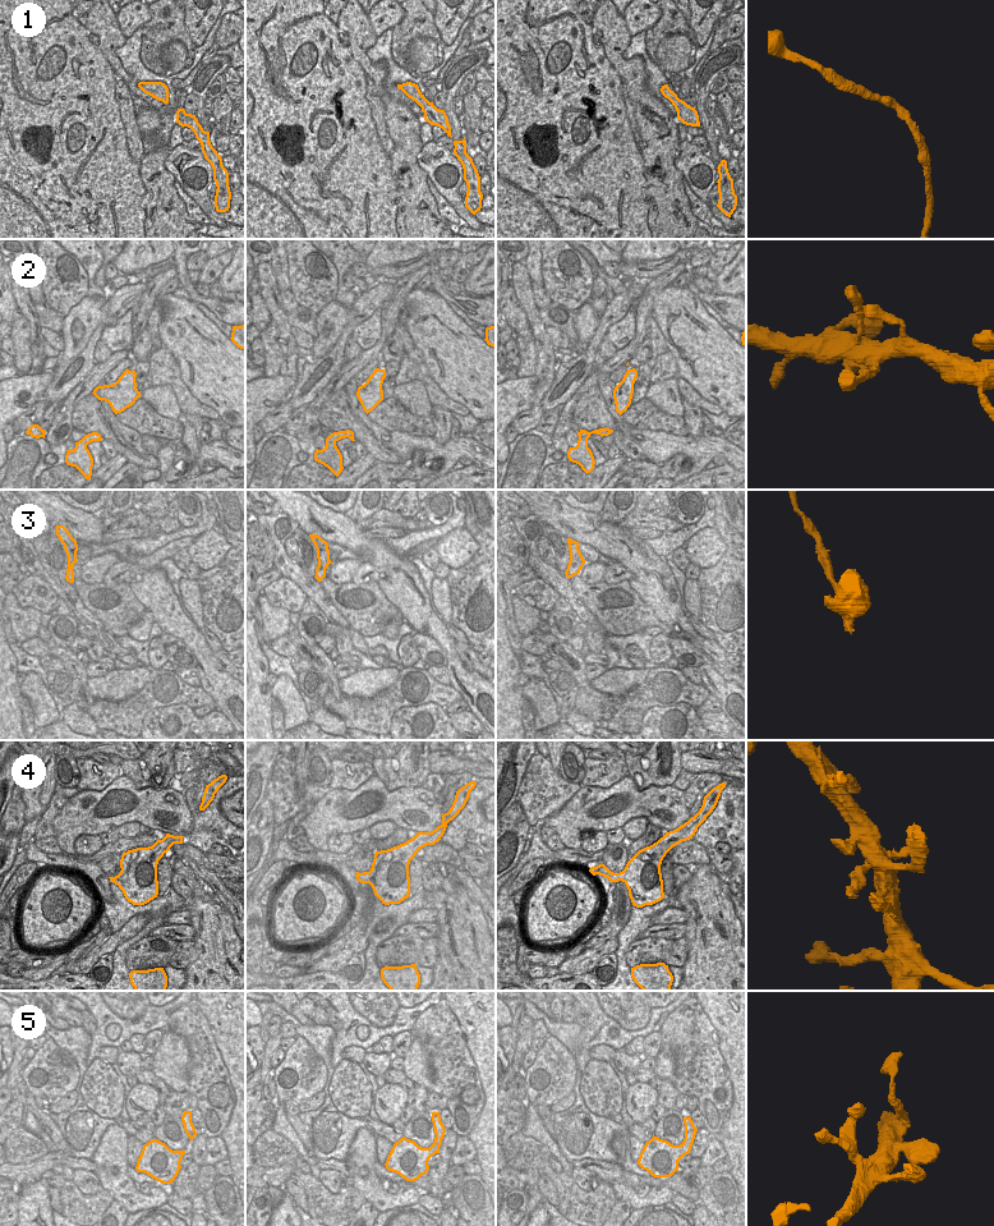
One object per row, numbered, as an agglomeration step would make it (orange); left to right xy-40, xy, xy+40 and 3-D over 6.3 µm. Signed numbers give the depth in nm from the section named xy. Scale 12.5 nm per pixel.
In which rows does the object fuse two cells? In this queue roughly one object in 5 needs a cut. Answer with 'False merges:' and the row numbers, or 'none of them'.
False merges: 3

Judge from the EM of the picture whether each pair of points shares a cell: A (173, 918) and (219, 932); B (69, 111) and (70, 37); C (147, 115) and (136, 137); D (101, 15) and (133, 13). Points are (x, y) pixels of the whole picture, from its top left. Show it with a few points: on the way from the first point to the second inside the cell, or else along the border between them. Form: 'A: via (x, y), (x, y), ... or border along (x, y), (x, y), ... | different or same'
A: border along (185, 908), (189, 912), (191, 923) | different
B: via (69, 93), (69, 55) | same
C: border along (134, 115), (142, 137) | different
D: border along (115, 14), (119, 30), (125, 38) | different

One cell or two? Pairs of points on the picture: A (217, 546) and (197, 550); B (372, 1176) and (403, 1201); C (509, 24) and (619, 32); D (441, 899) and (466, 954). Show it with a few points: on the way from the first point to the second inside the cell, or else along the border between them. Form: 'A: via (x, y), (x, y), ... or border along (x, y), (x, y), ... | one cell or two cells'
A: via (212, 546), (202, 550) | one cell
B: via (373, 1185), (389, 1201), (394, 1201) | one cell
C: border along (590, 24), (593, 33) | two cells
D: via (455, 909), (461, 922), (464, 940) | one cell

